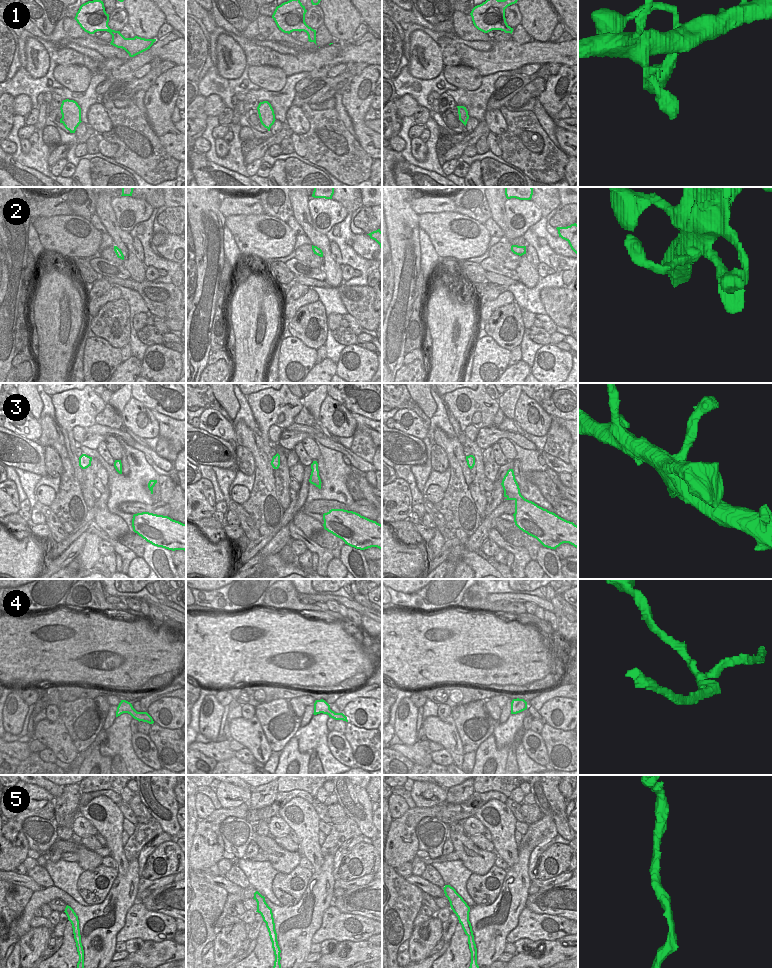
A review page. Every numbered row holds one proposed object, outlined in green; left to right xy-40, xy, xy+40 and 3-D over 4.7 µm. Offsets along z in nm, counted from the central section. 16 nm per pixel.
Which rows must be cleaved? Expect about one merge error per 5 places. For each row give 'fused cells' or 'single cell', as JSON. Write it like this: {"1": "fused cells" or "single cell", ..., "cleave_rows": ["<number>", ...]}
{"1": "single cell", "2": "single cell", "3": "single cell", "4": "single cell", "5": "single cell", "cleave_rows": []}

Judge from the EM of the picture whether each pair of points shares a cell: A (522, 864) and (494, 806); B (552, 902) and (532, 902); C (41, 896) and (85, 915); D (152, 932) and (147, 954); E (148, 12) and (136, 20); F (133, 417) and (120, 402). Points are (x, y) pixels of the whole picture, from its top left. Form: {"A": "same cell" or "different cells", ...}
{"A": "different cells", "B": "same cell", "C": "same cell", "D": "different cells", "E": "same cell", "F": "different cells"}

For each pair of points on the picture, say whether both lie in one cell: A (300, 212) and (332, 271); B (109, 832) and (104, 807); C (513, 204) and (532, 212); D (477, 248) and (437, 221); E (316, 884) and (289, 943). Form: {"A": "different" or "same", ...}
{"A": "same", "B": "same", "C": "same", "D": "same", "E": "same"}

